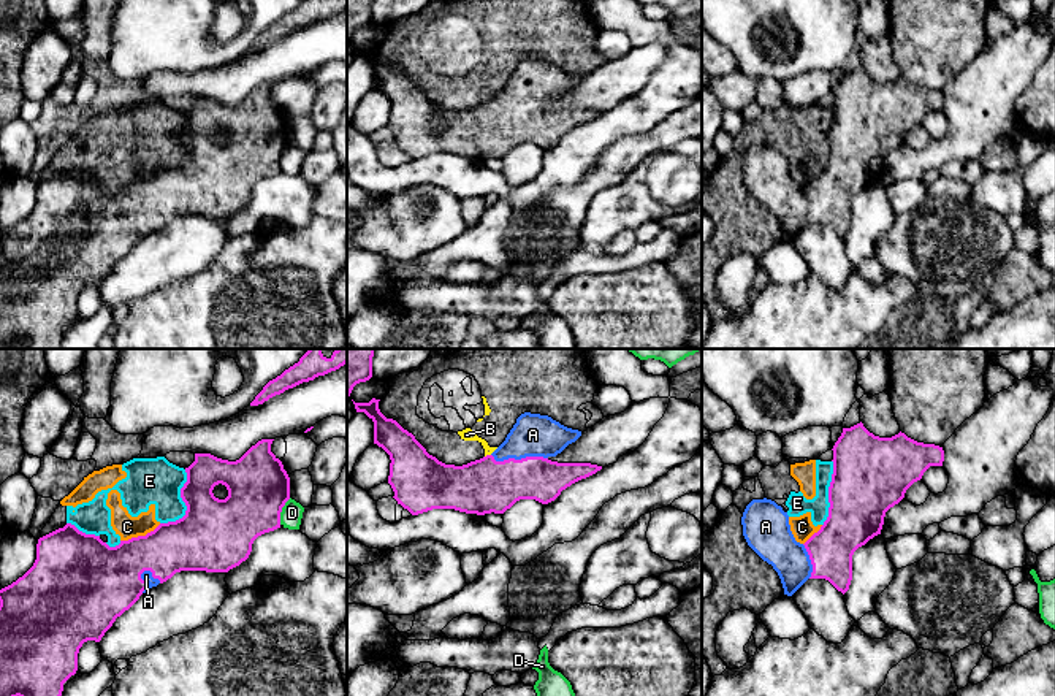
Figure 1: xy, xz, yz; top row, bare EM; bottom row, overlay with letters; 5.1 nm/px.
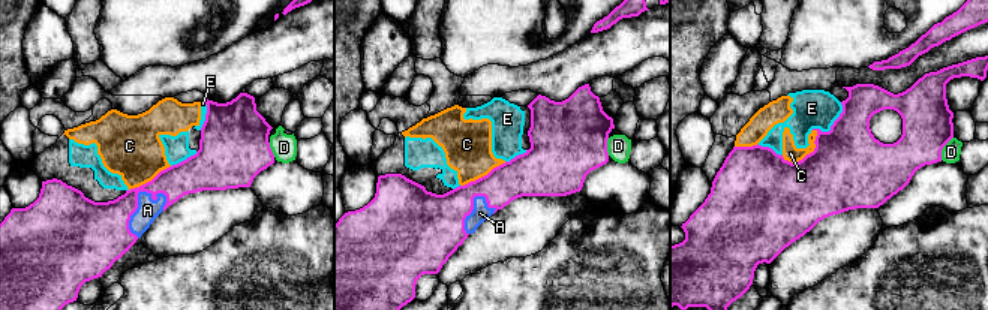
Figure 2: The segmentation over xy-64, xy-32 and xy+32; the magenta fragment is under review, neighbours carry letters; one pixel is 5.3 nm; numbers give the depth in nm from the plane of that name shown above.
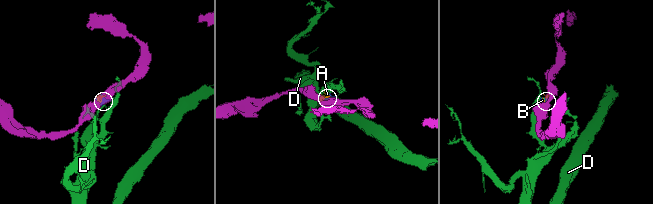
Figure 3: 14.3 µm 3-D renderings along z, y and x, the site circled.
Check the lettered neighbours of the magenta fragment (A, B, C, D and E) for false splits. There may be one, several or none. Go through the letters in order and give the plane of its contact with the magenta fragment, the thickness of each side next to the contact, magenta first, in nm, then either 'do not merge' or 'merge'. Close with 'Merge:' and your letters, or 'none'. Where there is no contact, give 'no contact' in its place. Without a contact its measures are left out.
A: meets magenta in xz; 280 nm thick on the magenta side, 220 nm on the other; merge
B: meets magenta in xz; 280 nm thick on the magenta side, 60 nm on the other; do not merge
C: meets magenta in xy; 300 nm thick on the magenta side, 120 nm on the other; do not merge
D: meets magenta in xy; 320 nm thick on the magenta side, 110 nm on the other; do not merge
E: meets magenta in xy; 360 nm thick on the magenta side, 240 nm on the other; do not merge
Merge: A

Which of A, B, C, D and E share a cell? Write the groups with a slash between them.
A / B C E / D

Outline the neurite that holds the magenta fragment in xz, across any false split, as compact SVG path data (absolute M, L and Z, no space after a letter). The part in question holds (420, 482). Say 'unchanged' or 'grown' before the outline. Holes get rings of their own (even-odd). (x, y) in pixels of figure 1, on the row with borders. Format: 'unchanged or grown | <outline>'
grown | M379 401L355 403L374 422L374 444L390 455L388 484L394 499L412 515L432 509L466 514L504 514L520 499L542 504L586 479L602 466L558 463L551 457L575 442L581 431L567 428L548 415L524 412L491 453L463 466L445 465L429 455L412 433L387 419Z

